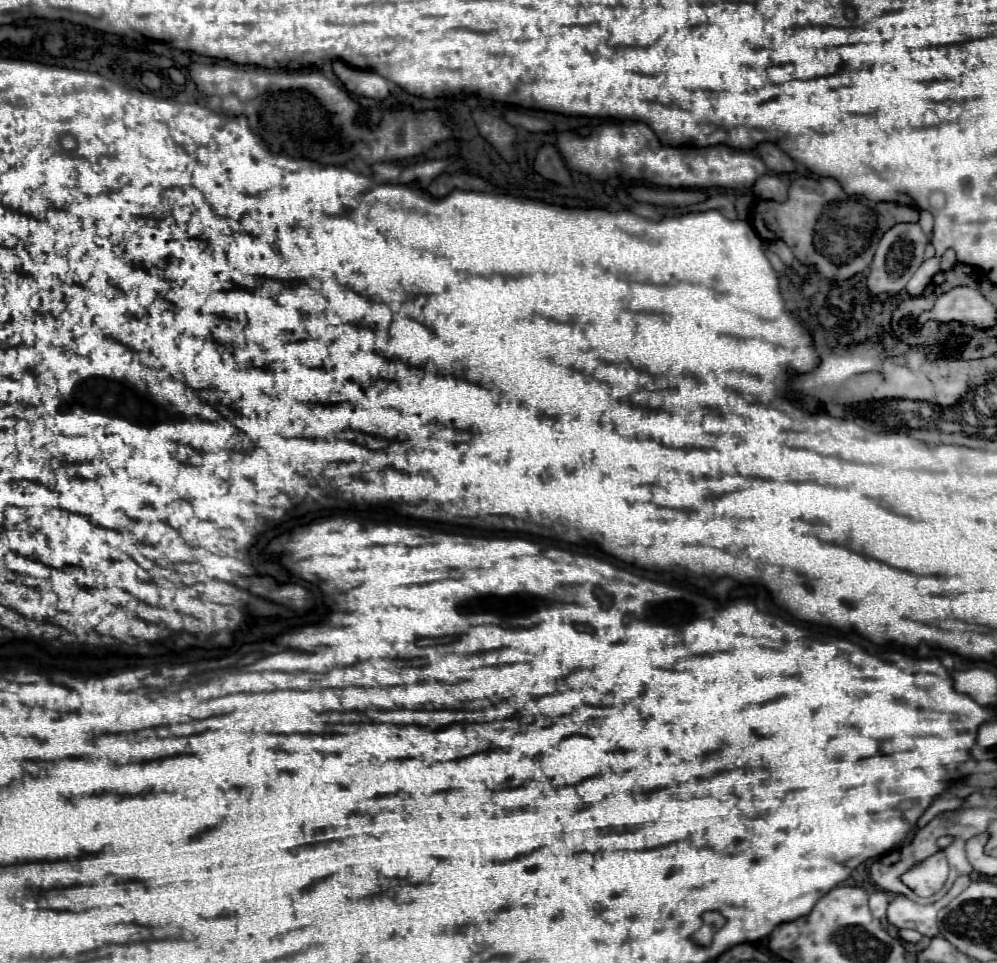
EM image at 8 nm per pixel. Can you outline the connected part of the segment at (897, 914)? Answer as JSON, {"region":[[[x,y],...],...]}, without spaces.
{"region":[[[955,884],[949,896],[945,896],[943,900],[931,906],[921,906],[917,902],[911,902],[905,896],[895,896],[887,908],[887,920],[897,928],[913,928],[923,936],[931,936],[931,938],[939,936],[937,910],[941,910],[941,906],[947,906],[957,896],[957,892],[961,892],[961,888]]]}

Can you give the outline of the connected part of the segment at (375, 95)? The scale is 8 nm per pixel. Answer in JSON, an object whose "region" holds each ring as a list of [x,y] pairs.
{"region":[[[333,62],[331,70],[339,78],[339,82],[347,88],[347,92],[355,96],[363,96],[371,100],[385,100],[389,96],[389,80],[385,80],[375,72],[357,70],[343,62]]]}

